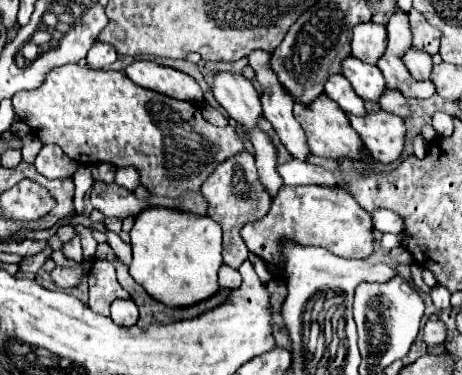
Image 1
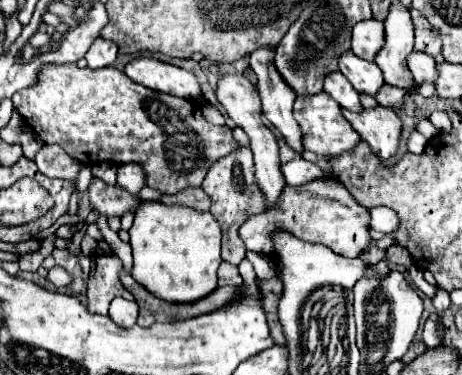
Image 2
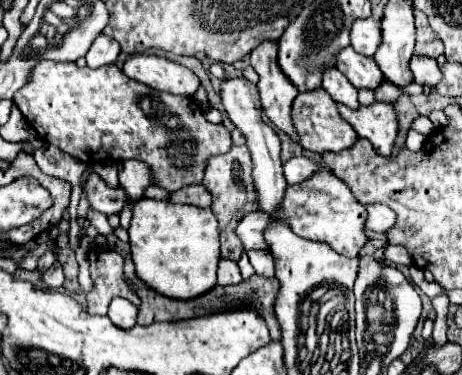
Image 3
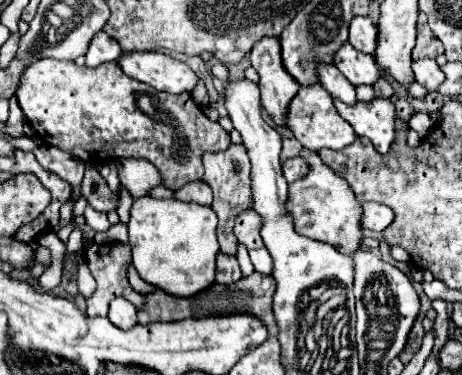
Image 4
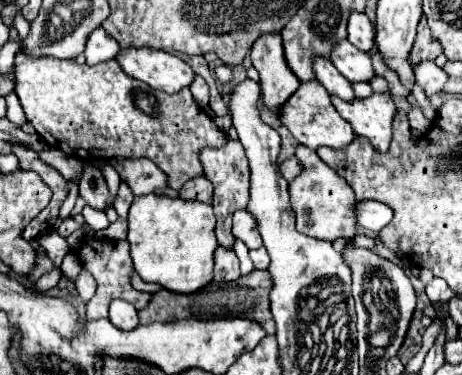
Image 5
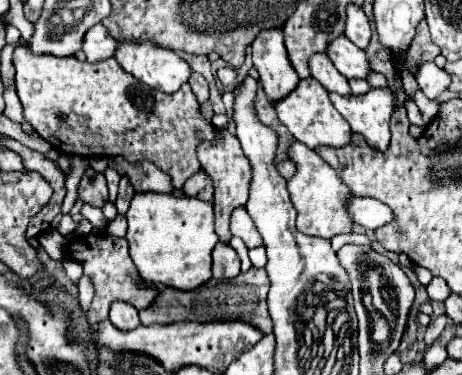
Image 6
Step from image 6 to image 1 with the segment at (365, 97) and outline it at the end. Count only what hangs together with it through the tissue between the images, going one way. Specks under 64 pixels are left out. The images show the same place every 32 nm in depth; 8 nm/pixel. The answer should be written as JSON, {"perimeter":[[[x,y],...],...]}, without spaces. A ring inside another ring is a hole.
{"perimeter":[[[378,110],[366,112],[364,116],[348,116],[348,120],[376,162],[390,164],[400,156],[406,134],[406,126],[400,116]]]}

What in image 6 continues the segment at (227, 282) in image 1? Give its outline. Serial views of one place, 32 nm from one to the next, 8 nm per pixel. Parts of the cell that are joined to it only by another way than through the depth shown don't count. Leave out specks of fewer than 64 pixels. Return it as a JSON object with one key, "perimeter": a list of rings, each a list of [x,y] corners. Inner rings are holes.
{"perimeter":[[[216,244],[212,252],[212,274],[214,278],[234,278],[240,272],[240,260],[236,256],[236,250],[230,248],[230,244]]]}

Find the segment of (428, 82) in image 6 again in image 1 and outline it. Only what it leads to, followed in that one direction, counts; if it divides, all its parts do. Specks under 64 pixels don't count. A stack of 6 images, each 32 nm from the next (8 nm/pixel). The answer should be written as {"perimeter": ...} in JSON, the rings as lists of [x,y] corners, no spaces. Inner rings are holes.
{"perimeter":[[[408,50],[404,54],[404,64],[406,68],[410,70],[410,74],[416,78],[416,80],[430,80],[432,76],[432,56],[426,54],[426,52],[420,52],[420,50]]]}

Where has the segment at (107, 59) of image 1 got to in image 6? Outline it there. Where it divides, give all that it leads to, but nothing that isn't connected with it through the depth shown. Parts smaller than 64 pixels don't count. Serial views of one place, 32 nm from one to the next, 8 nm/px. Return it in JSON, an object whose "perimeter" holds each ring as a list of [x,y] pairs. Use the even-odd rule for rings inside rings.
{"perimeter":[[[94,24],[84,34],[82,52],[86,54],[88,62],[96,62],[96,60],[114,56],[114,50],[116,50],[116,40],[112,40],[112,36],[108,36],[108,30],[102,24]]]}

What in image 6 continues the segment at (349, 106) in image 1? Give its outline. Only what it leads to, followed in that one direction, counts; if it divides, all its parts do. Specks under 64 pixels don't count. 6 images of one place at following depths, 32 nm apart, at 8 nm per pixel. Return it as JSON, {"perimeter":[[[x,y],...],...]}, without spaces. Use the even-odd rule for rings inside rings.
{"perimeter":[[[312,54],[312,60],[308,62],[312,76],[328,90],[328,92],[338,92],[342,96],[350,94],[350,86],[348,80],[344,76],[340,76],[340,72],[336,72],[334,64],[328,60],[328,56],[324,54]]]}

